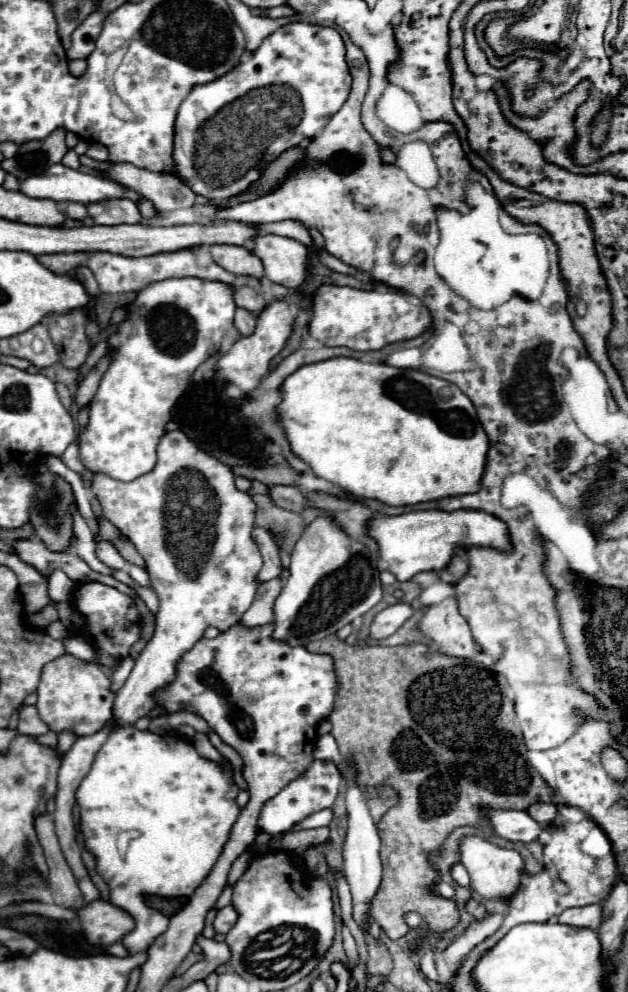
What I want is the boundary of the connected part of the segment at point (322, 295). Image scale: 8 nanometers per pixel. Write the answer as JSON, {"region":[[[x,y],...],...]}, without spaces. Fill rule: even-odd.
{"region":[[[322,285],[318,287],[316,297],[314,297],[310,335],[326,347],[348,347],[354,351],[380,351],[386,345],[402,343],[402,341],[422,335],[430,325],[432,325],[432,313],[428,311],[428,307],[402,291],[390,291],[390,289],[362,291],[362,289],[340,287],[340,285]]]}

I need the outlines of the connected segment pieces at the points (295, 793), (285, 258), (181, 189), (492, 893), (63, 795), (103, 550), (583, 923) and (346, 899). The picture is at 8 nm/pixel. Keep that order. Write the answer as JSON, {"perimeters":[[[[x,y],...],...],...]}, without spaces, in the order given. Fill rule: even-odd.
{"perimeters":[[[[312,761],[312,765],[300,777],[296,777],[290,785],[286,785],[276,797],[272,797],[262,807],[262,815],[260,815],[260,821],[258,821],[260,831],[266,831],[270,835],[286,833],[296,823],[300,823],[302,819],[310,817],[312,813],[322,811],[326,807],[332,807],[336,797],[338,797],[340,783],[342,783],[340,771],[338,771],[338,767],[332,761]]],[[[258,235],[252,245],[252,253],[264,263],[266,277],[284,287],[302,287],[310,279],[310,255],[308,249],[288,237]]],[[[114,163],[106,175],[150,199],[160,213],[192,207],[196,201],[196,193],[176,173],[154,173],[130,163]]],[[[462,837],[460,851],[462,851],[462,865],[466,867],[466,871],[470,875],[470,887],[476,893],[480,893],[484,899],[506,901],[508,897],[512,897],[518,891],[522,877],[526,875],[524,861],[518,851],[498,847],[498,845],[486,841],[486,839],[480,839],[480,837]]],[[[102,729],[102,731],[94,733],[94,735],[88,735],[88,737],[76,739],[76,743],[72,745],[72,749],[70,749],[70,751],[66,753],[66,757],[62,759],[62,765],[60,765],[60,771],[58,771],[58,793],[56,793],[56,799],[54,799],[54,801],[56,801],[54,825],[56,825],[56,835],[58,835],[58,841],[60,841],[60,849],[62,849],[64,857],[66,857],[66,863],[70,865],[70,869],[72,869],[72,873],[74,873],[76,881],[78,881],[78,887],[80,887],[80,891],[82,891],[82,895],[84,895],[84,901],[86,901],[86,903],[92,903],[92,901],[100,899],[100,897],[102,897],[102,893],[100,893],[100,889],[94,885],[94,881],[90,879],[90,875],[88,875],[88,871],[86,871],[86,867],[84,867],[84,863],[82,863],[80,849],[78,849],[76,839],[74,839],[72,805],[74,805],[74,801],[76,801],[76,799],[74,799],[76,787],[78,787],[78,785],[80,785],[80,781],[88,775],[90,765],[92,765],[92,759],[94,759],[94,755],[98,753],[98,749],[102,747],[102,743],[106,741],[106,737],[108,737],[108,731],[106,731],[106,729]]],[[[98,543],[98,549],[96,549],[96,555],[102,563],[106,563],[108,567],[112,569],[126,569],[126,559],[122,559],[122,555],[118,555],[118,549],[114,547],[114,543]]],[[[586,905],[586,907],[574,907],[566,909],[560,917],[560,923],[574,925],[574,927],[590,927],[598,929],[598,923],[602,923],[602,905]]],[[[344,875],[338,877],[338,897],[340,897],[340,907],[342,907],[342,921],[344,921],[344,925],[352,931],[356,943],[358,943],[360,947],[364,947],[362,933],[360,933],[356,921],[352,919],[352,895],[350,895],[350,887],[348,887],[348,883],[344,881]]]]}

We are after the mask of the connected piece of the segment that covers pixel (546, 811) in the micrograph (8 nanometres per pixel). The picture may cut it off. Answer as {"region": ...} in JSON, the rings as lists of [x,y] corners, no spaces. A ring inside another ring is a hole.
{"region":[[[534,803],[528,807],[532,819],[536,819],[542,827],[548,827],[558,817],[558,807],[554,803]]]}

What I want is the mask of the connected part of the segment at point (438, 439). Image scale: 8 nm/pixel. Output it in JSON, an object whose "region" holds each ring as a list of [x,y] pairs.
{"region":[[[336,357],[336,359],[326,359],[320,363],[304,365],[296,373],[292,373],[284,383],[284,399],[280,405],[280,417],[282,417],[292,451],[302,461],[306,461],[318,477],[338,483],[344,491],[352,493],[354,497],[378,499],[386,505],[402,507],[402,505],[416,505],[416,503],[424,503],[424,501],[436,501],[436,499],[444,499],[444,497],[466,495],[466,493],[474,493],[474,491],[478,491],[478,487],[482,487],[482,475],[486,471],[486,455],[490,449],[490,441],[486,439],[484,427],[478,421],[476,407],[454,383],[432,377],[424,371],[398,369],[398,367],[392,367],[386,363],[364,363],[364,361],[350,359],[350,357]]]}

